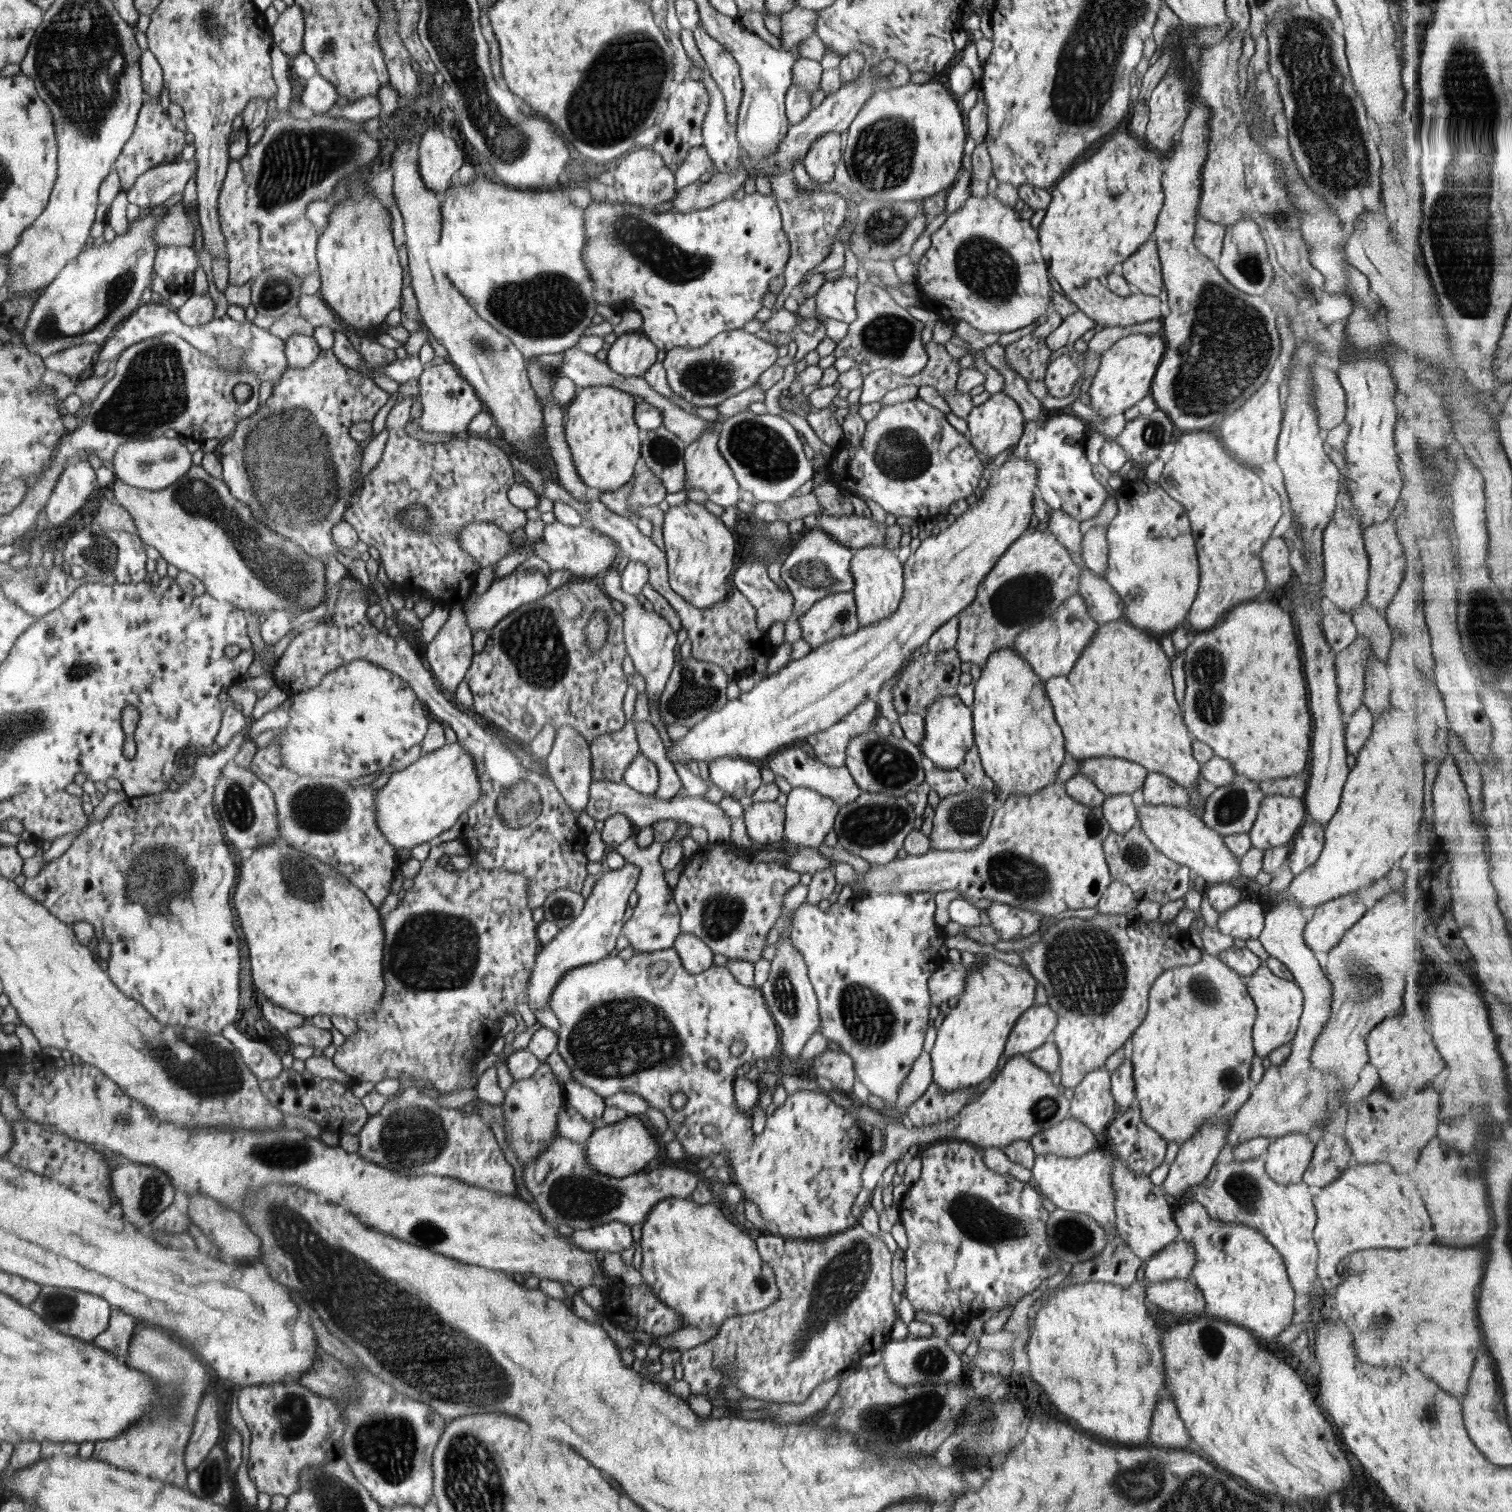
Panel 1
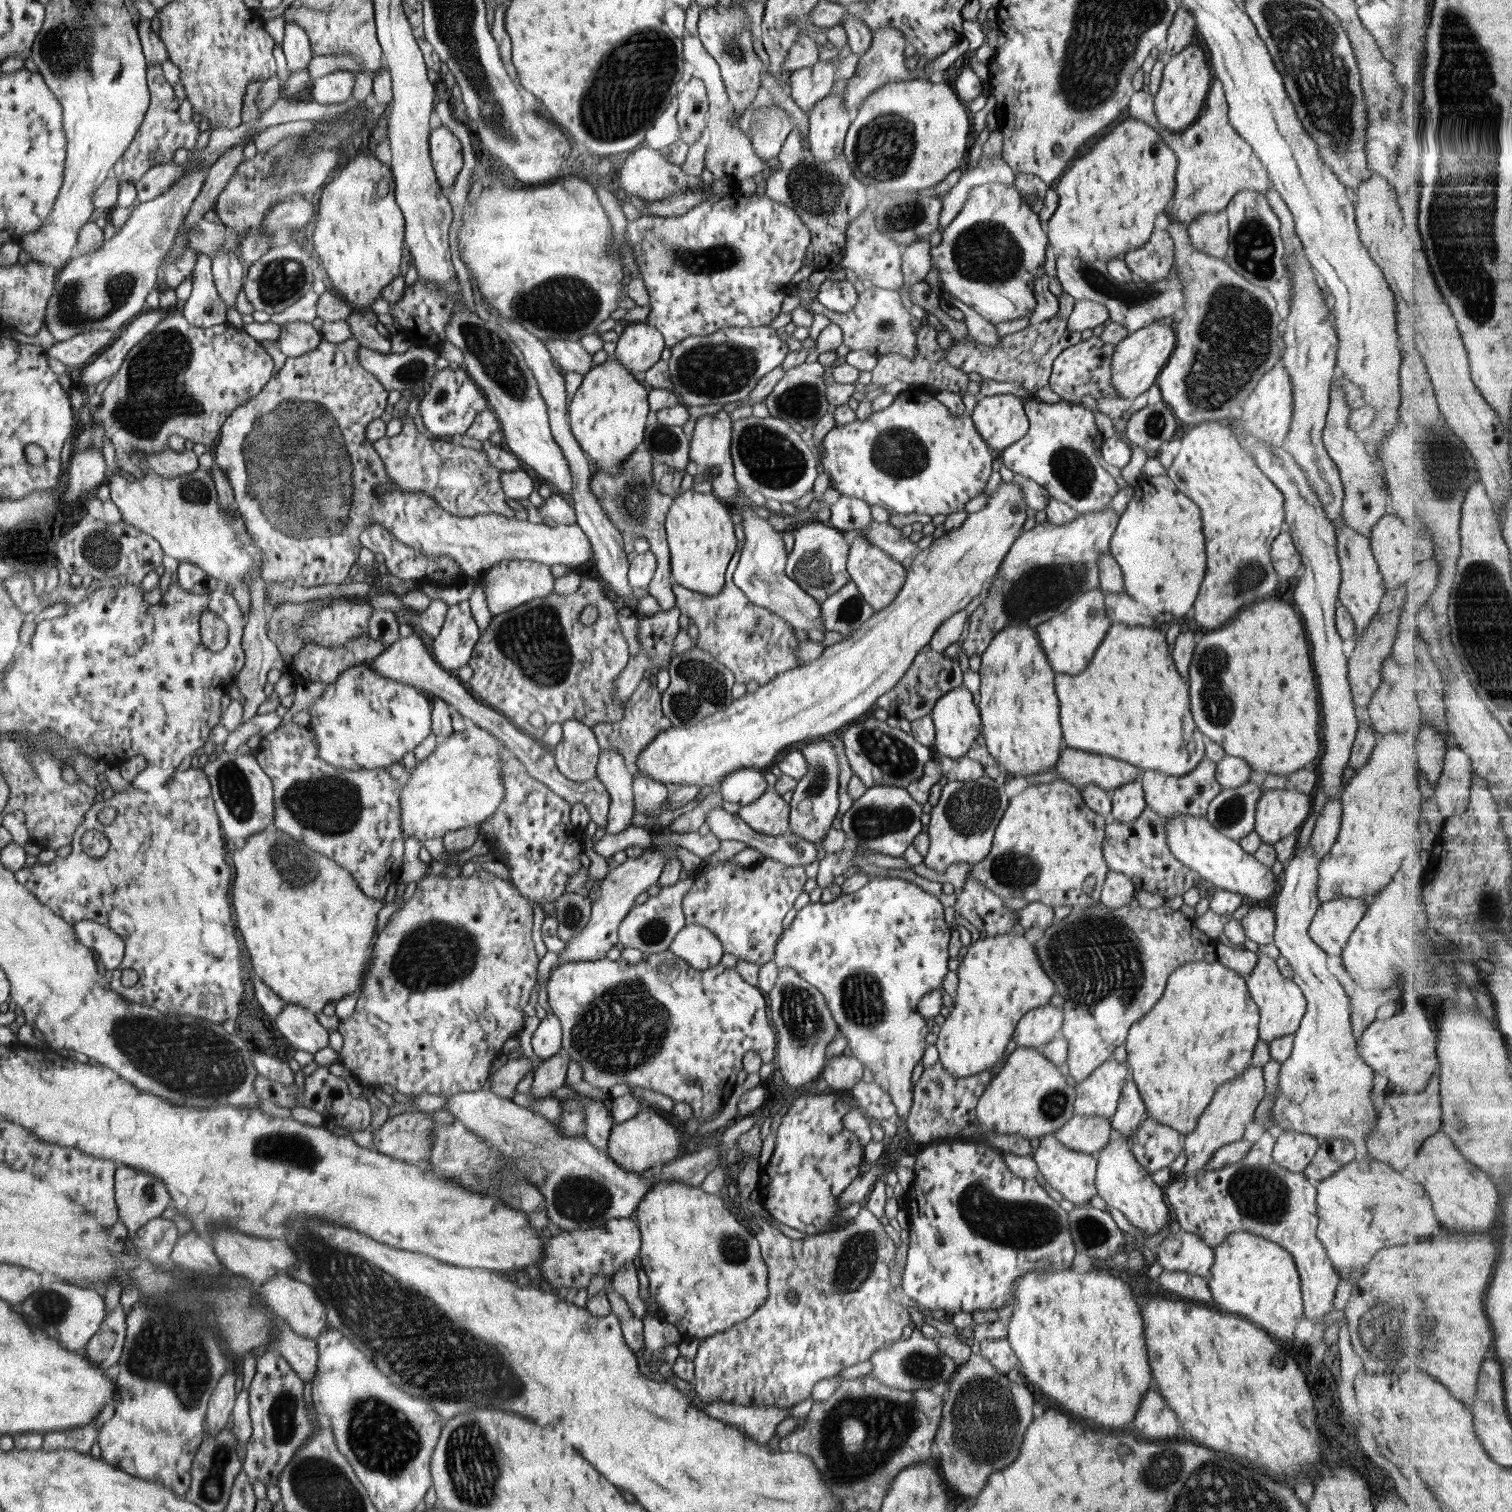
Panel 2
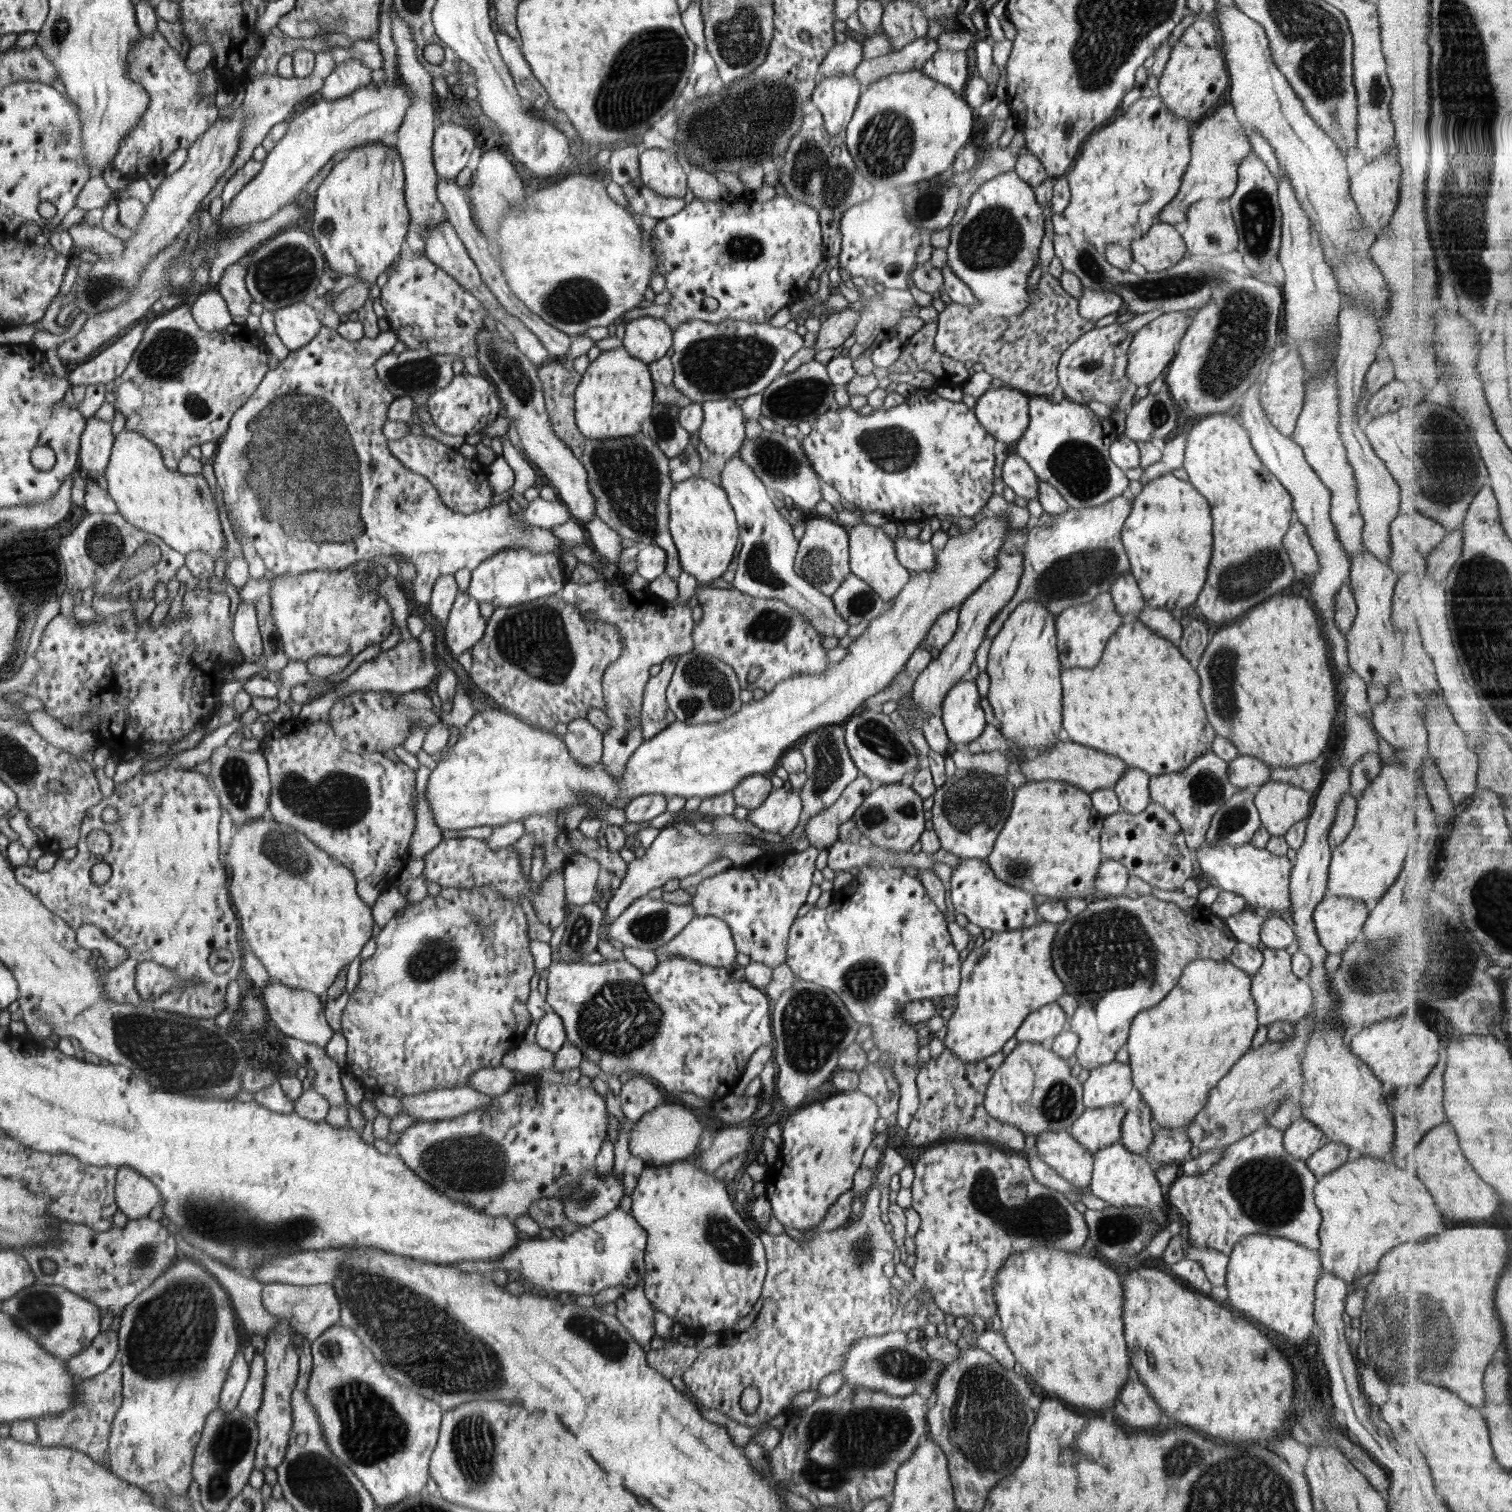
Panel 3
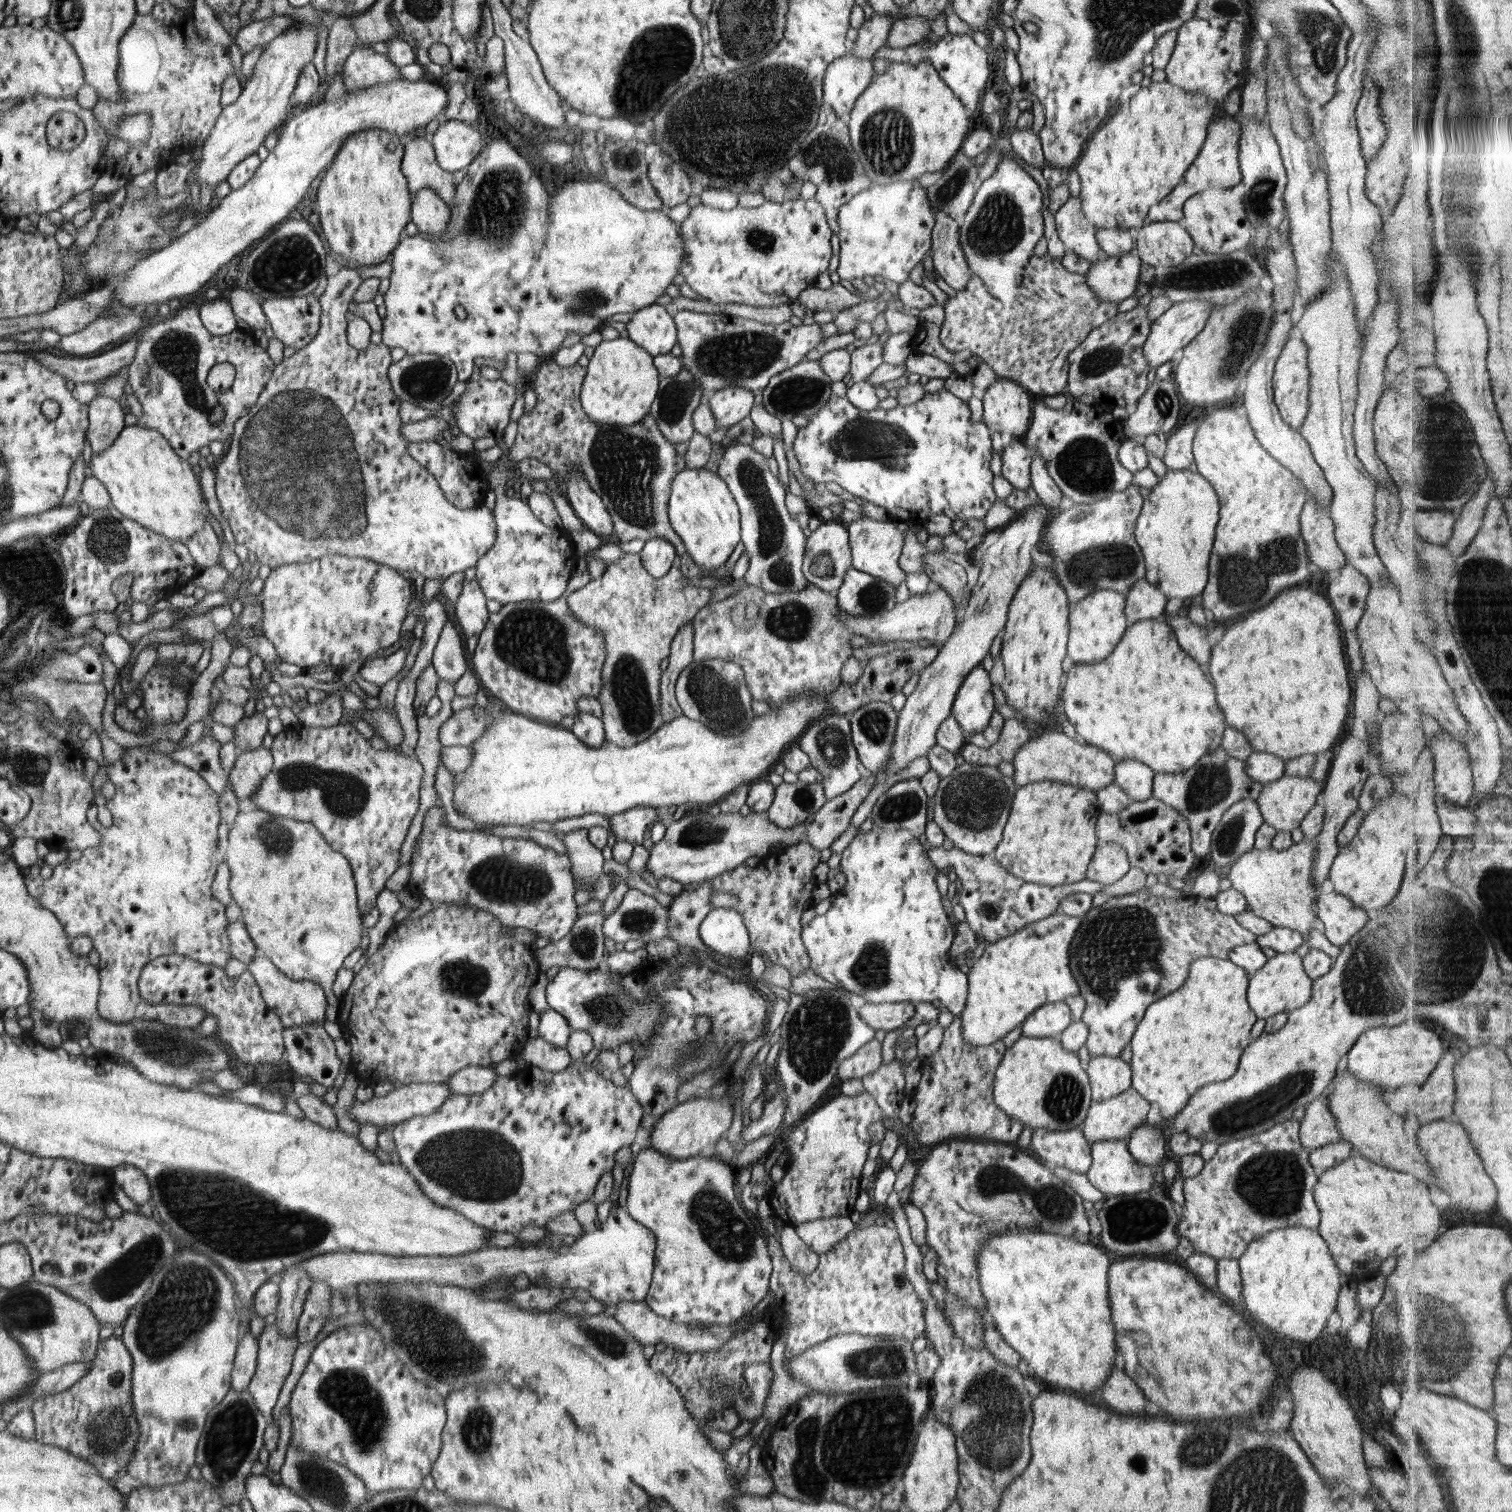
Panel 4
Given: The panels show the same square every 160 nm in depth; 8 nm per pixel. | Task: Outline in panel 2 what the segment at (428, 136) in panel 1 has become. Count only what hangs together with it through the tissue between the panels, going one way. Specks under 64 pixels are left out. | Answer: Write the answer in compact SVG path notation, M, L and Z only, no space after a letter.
M436 124L431 132L431 153L436 176L447 190L453 186L458 172L462 170L462 148L460 140L444 125Z

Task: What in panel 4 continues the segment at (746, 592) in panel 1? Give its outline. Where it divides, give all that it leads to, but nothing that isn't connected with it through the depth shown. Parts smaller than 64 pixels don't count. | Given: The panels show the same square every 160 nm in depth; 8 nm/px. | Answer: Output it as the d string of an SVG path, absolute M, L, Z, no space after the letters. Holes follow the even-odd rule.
M717 443L716 451L719 453L717 476L724 480L728 490L739 506L741 514L741 540L745 544L746 554L750 557L750 566L742 579L747 585L754 585L763 588L769 593L796 592L805 589L809 582L803 575L803 558L807 536L800 528L795 515L789 508L790 496L787 490L768 467L768 460L758 453L751 445L735 444L725 447ZM942 587L934 592L911 595L906 601L898 603L892 610L878 617L854 617L841 611L840 624L844 624L854 635L867 635L871 638L883 639L886 642L901 642L907 644L912 640L935 640L942 643L949 639L957 624L955 602Z

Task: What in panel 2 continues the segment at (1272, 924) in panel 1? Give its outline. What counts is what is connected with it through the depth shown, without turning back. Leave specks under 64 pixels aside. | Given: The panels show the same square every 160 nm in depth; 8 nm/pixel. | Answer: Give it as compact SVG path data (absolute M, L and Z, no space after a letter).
M1312 846L1288 860L1285 884L1278 894L1275 912L1274 944L1294 970L1292 980L1302 989L1307 1007L1293 1040L1290 1056L1281 1063L1279 1090L1275 1094L1273 1126L1295 1130L1319 1140L1334 1138L1364 1144L1367 1132L1379 1117L1370 1093L1374 1084L1372 1070L1359 1054L1352 1034L1351 1008L1342 984L1326 967L1324 952L1308 934L1312 919L1321 905L1316 896L1318 864Z

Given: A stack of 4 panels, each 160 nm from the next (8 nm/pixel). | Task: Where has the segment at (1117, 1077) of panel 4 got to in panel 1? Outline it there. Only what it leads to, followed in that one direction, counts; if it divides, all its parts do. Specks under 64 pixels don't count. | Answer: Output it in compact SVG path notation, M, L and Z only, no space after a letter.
M1105 1067L1093 1070L1075 1086L1070 1101L1070 1116L1088 1125L1095 1135L1107 1130L1119 1112L1110 1087L1111 1072Z

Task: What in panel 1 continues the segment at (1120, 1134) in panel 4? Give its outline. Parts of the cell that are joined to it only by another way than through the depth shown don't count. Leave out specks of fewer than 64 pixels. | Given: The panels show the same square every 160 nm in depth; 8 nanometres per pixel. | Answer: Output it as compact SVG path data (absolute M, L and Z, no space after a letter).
M1072 1116L1037 1132L1029 1141L1036 1155L1052 1153L1063 1157L1082 1156L1098 1146L1095 1132Z

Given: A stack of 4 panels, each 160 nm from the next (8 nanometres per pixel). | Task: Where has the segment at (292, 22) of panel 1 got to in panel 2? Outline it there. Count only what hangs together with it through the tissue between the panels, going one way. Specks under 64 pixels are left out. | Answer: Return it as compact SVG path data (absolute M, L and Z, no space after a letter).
M286 22L281 45L290 72L303 71L309 68L309 62L314 54L309 43L309 36L303 28L300 28L297 24Z

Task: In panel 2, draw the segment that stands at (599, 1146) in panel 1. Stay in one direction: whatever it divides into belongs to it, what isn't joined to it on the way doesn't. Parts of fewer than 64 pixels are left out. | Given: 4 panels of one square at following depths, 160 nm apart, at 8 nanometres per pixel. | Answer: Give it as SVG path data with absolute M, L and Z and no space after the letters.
M655 1107L645 1108L641 1110L634 1118L618 1123L616 1127L612 1127L606 1153L609 1157L618 1163L628 1172L636 1174L647 1171L652 1166L666 1164L673 1161L678 1152L680 1145L684 1144L686 1135L670 1120L663 1117L663 1113L658 1113Z

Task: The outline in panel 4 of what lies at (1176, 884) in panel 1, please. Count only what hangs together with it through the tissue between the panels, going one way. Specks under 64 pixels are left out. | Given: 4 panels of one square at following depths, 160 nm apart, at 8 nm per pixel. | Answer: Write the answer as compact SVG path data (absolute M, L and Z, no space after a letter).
M1153 796L1142 801L1133 801L1117 813L1100 811L1095 832L1100 844L1120 844L1128 852L1131 868L1140 868L1147 874L1155 874L1162 879L1169 874L1184 879L1195 863L1188 820L1169 804Z

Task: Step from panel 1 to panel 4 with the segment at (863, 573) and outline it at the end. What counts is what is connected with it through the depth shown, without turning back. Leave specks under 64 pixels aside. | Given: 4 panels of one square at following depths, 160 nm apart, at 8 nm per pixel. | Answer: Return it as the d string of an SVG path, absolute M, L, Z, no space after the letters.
M867 516L851 522L847 529L849 530L852 567L885 580L897 588L906 578L906 573L899 565L905 532L894 524L894 520L878 521Z

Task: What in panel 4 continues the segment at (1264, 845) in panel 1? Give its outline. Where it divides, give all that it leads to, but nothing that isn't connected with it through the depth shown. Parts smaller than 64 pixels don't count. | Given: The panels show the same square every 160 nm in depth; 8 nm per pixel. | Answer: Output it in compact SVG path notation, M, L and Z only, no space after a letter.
M1284 774L1278 780L1263 785L1260 796L1256 802L1259 804L1263 822L1270 824L1277 832L1288 831L1299 828L1304 817L1316 804L1318 795L1323 792L1324 782L1312 780L1312 778L1301 776L1290 776Z

